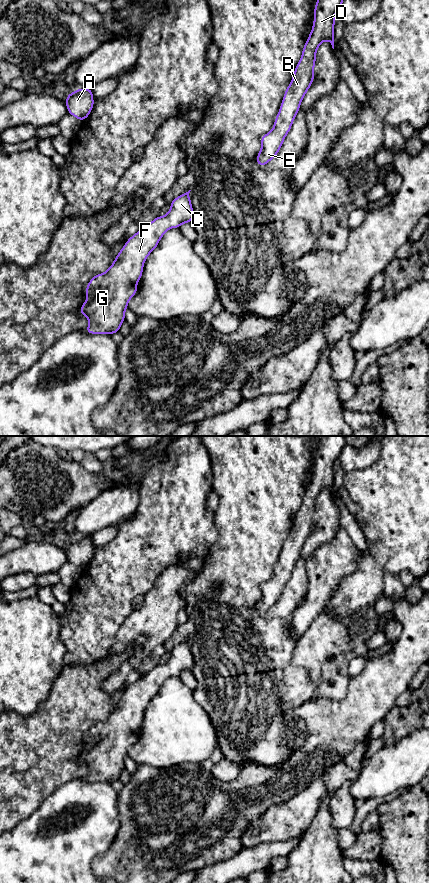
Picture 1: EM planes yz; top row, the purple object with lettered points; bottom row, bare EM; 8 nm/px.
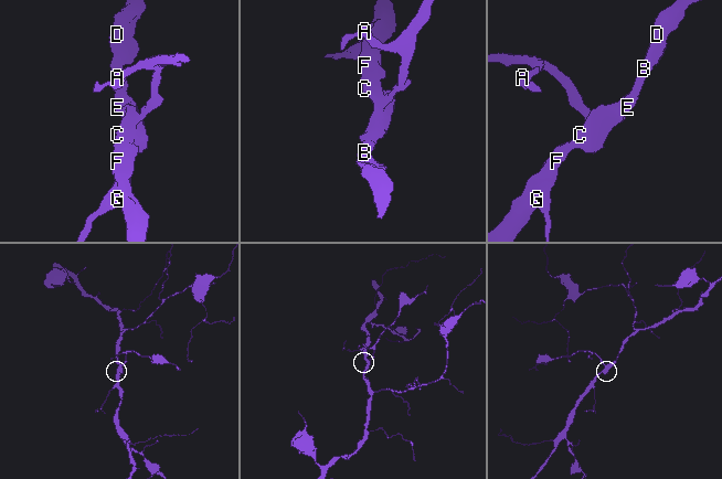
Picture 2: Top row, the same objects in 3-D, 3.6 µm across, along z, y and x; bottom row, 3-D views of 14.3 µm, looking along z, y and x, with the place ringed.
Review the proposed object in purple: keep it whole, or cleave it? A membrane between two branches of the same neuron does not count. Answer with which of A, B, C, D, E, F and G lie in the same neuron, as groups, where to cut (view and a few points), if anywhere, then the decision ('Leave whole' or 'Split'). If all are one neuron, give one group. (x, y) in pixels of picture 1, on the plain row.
Groups: A B C D E F G. No split. Leave whole

